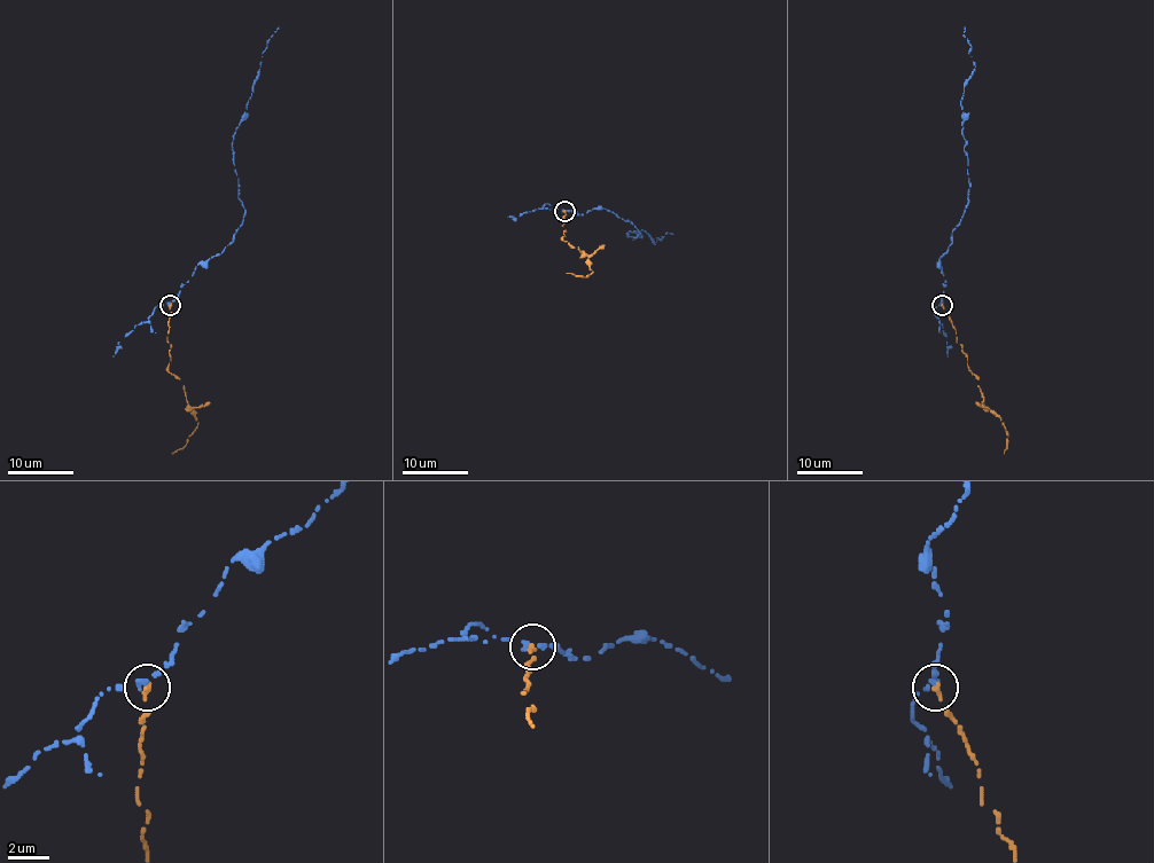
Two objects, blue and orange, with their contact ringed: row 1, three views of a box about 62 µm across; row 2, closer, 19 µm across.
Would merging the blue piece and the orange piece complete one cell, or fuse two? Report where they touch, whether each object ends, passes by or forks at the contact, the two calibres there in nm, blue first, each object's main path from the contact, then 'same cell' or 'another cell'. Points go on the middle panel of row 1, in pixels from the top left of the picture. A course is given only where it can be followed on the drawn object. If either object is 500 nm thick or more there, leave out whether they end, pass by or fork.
(564, 211) | blue passes by | orange ends | 240/260 nm | blue via (566, 210), (606, 209), (637, 228), (636, 238), (626, 235), (644, 230), (655, 244), (673, 233) | orange via (566, 210), (562, 225), (566, 236), (562, 238), (578, 246), (592, 269), (585, 277), (567, 273) | another cell

